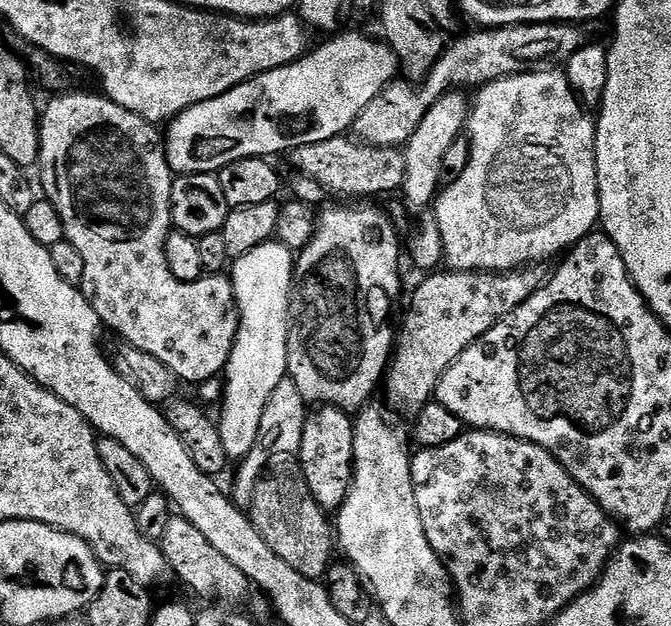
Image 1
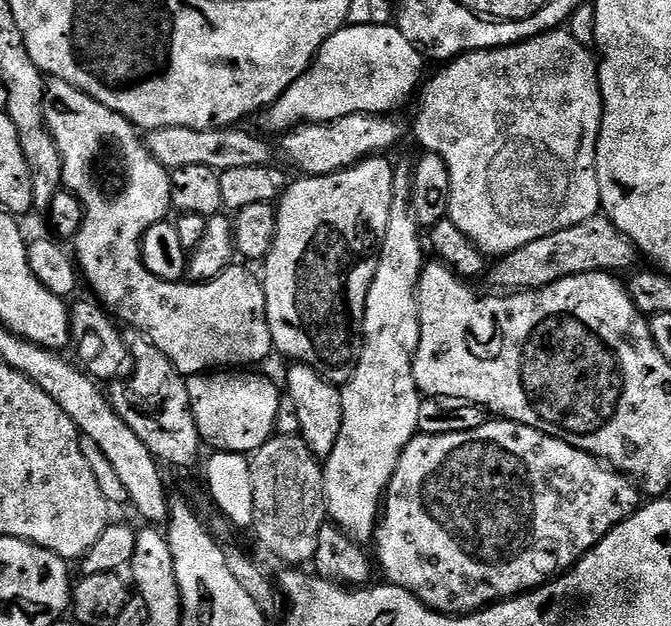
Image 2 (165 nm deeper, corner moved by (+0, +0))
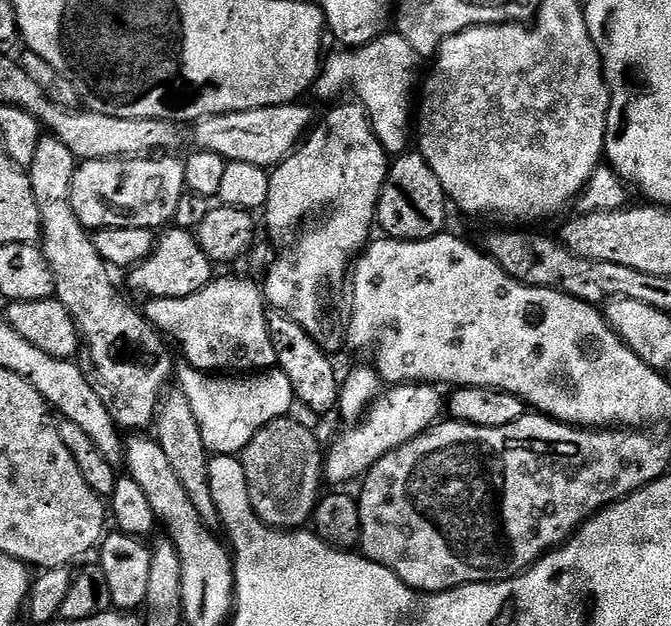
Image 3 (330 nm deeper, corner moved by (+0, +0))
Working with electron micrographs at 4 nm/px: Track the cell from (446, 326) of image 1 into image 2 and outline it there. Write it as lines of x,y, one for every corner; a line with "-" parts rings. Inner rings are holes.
597,214
586,222
578,222
578,226
546,234
546,238
534,238
534,242
499,257
491,265
490,275
492,274
493,282
500,287
497,289
515,294
545,288
562,278
578,274
591,272
624,274
635,260
638,260
638,253
631,238
622,234
622,230
618,230
618,226
614,226
614,222
607,216

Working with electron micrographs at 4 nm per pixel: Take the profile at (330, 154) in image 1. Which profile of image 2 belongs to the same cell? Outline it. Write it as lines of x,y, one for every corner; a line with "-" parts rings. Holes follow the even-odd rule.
170,126
169,128
154,128
147,133
146,143
150,154
158,158
160,165
169,170
182,166
206,166
215,172
238,170
242,166
275,165
278,152
263,140
263,135
255,136
247,132
244,126
231,128
187,128
186,126

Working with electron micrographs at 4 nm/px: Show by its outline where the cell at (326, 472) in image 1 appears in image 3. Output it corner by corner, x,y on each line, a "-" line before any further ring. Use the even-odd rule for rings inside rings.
281,312
271,313
268,329
274,342
278,368
289,378
295,399
301,405
310,406
310,410
318,414
324,414
331,408
333,411
340,403
342,383
341,377
336,377
336,368
332,365
333,357
321,350
314,342
314,338
310,338
310,334
306,334
306,330
302,330
298,322
286,318

